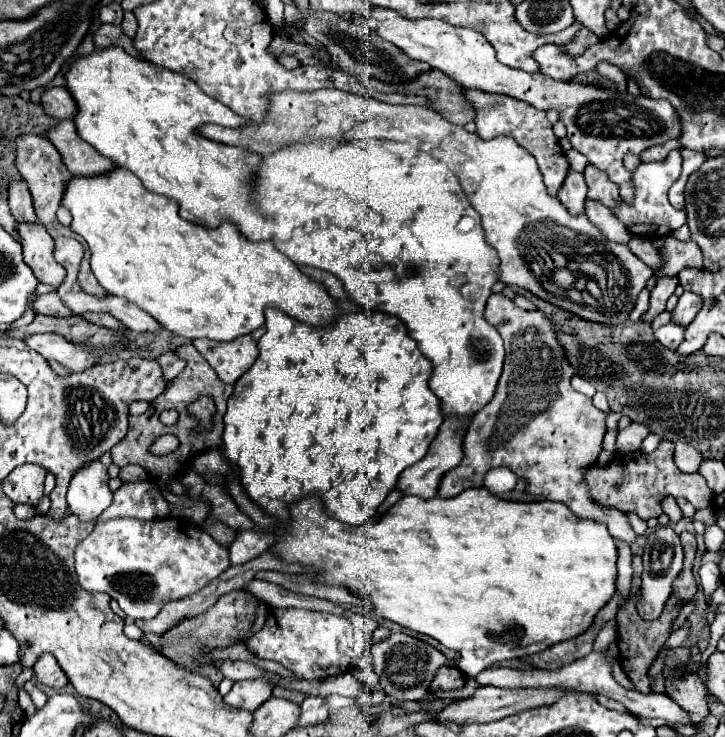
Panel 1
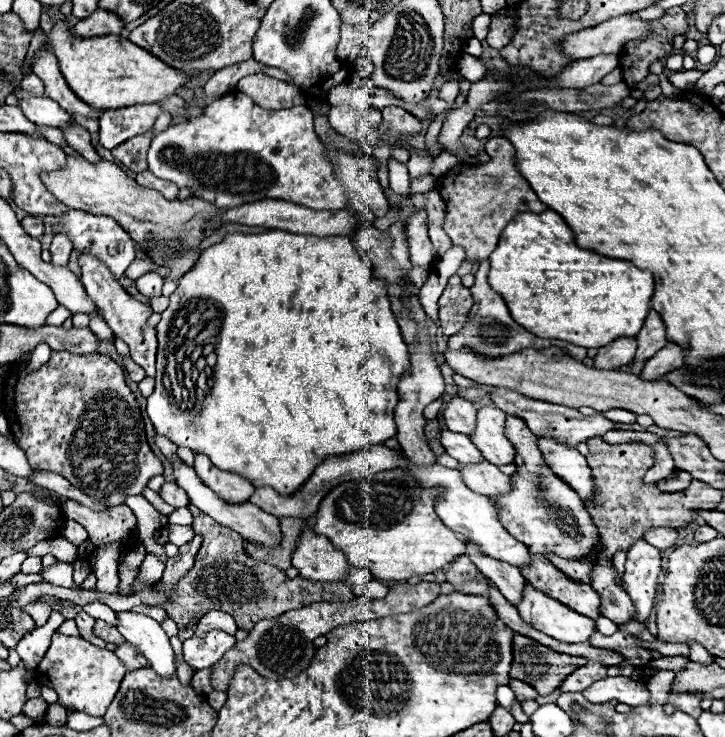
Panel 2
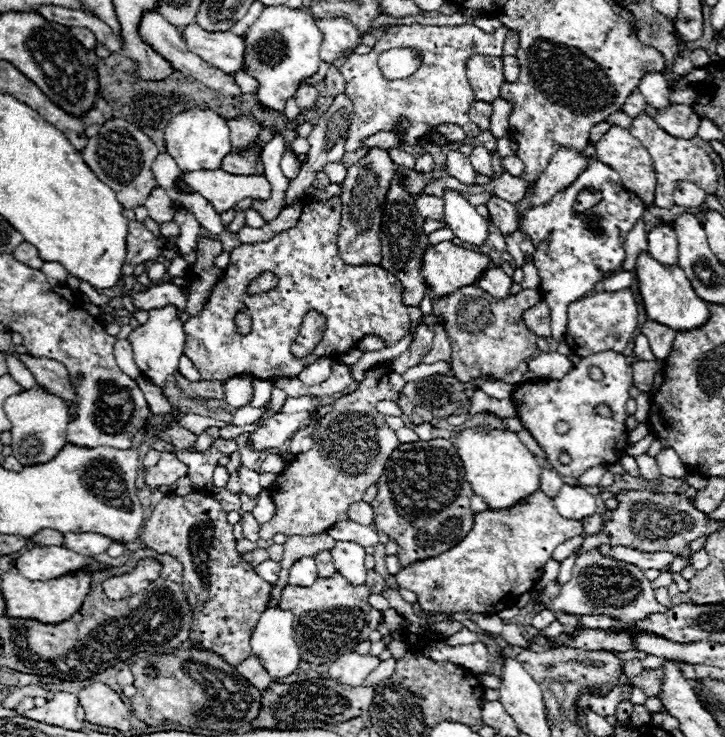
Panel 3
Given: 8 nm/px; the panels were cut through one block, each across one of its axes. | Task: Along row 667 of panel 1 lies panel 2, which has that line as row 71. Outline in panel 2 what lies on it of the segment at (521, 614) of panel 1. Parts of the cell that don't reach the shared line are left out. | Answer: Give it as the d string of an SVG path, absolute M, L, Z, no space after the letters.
M462 54L462 58L458 60L458 74L464 76L470 82L480 82L490 70L486 68L482 58L474 58L470 54Z

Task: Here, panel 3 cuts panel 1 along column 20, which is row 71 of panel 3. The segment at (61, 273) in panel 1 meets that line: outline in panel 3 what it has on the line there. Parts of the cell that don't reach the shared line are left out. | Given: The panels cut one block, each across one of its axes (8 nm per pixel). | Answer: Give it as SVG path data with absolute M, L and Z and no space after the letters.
M198 24L184 28L184 40L196 56L228 74L244 70L244 40L232 32L208 32Z

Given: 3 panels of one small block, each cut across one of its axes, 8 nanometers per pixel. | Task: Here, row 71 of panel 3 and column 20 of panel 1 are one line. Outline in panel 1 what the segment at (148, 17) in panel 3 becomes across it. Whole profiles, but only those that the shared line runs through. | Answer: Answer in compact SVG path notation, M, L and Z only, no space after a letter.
M12 180L10 184L10 212L16 220L36 222L36 214L32 208L32 194L24 180Z

